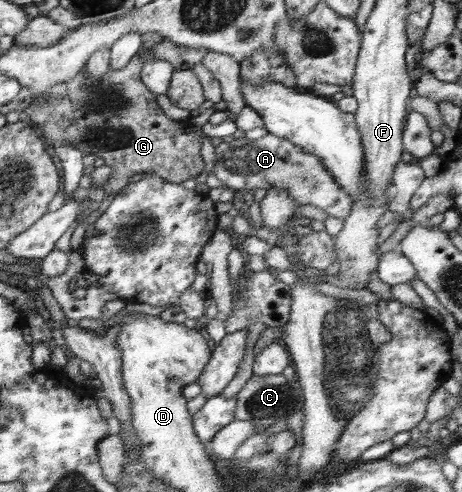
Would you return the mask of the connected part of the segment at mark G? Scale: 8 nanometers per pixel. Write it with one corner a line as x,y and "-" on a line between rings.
135,56
126,66
110,70
98,80
92,80
85,70
80,72
73,80
57,84
46,94
33,97
30,106
23,112
28,122
35,124
43,136
51,142
63,142
71,144
84,154
95,154
105,160
105,165
113,168
110,178
100,186
105,194
116,195
130,183
134,174
157,174
157,177
173,181
174,184
182,184
189,179
195,179
205,167
201,158
201,135
189,121
177,121
167,117
163,112
163,104
159,104
159,96
151,92
142,80
144,56

